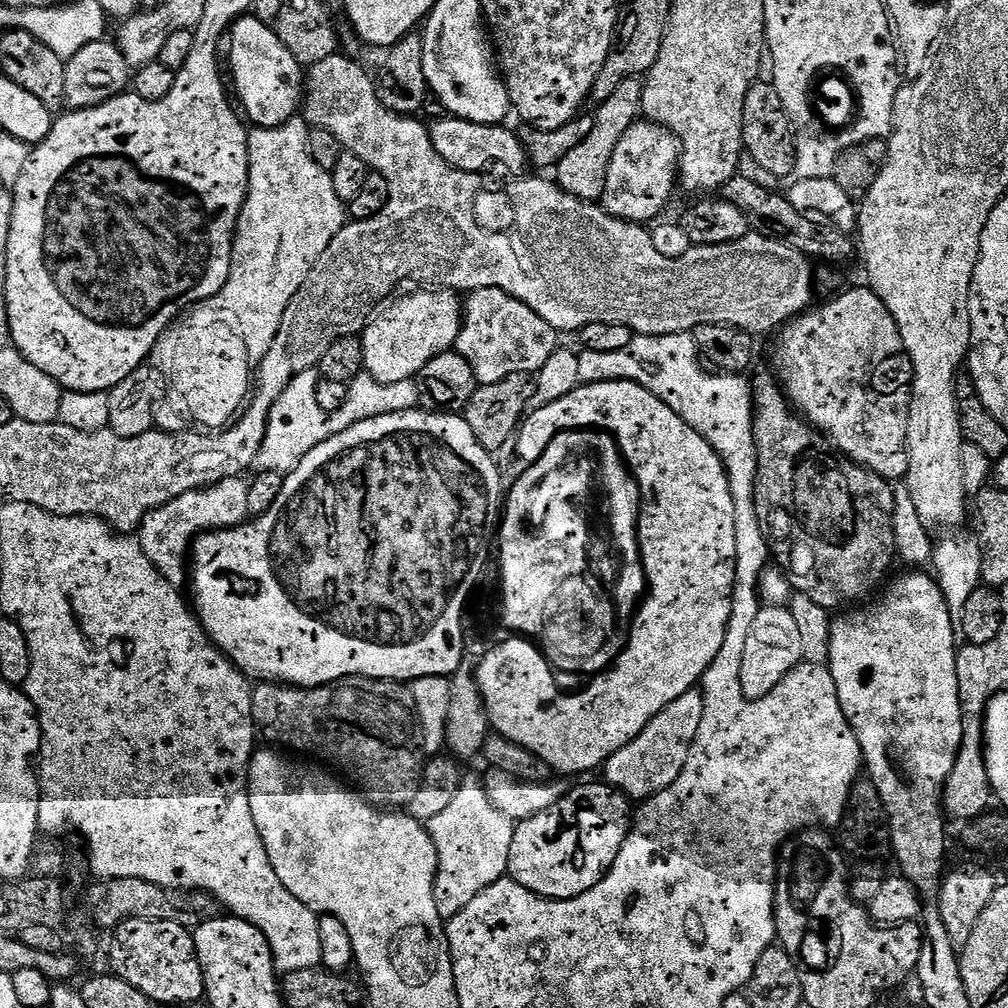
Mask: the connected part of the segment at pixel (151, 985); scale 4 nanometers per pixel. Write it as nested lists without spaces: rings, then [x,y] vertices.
[[[127,920],[117,926],[111,936],[112,945],[108,948],[108,956],[112,959],[111,971],[130,982],[130,986],[134,986],[134,990],[138,990],[147,1000],[160,1005],[196,1004],[205,999],[204,975],[196,949],[196,938],[189,929],[178,926],[178,922]]]

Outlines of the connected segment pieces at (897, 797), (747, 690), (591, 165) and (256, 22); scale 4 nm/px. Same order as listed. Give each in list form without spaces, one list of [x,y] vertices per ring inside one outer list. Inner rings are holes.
[[[908,570],[905,576],[900,576],[892,585],[889,583],[883,589],[881,600],[873,599],[873,604],[865,603],[865,608],[845,611],[845,616],[837,615],[832,621],[830,630],[830,654],[826,667],[832,671],[834,686],[838,690],[838,702],[842,706],[842,714],[850,722],[854,734],[858,738],[863,767],[867,779],[874,782],[878,794],[884,803],[884,815],[888,825],[888,833],[892,836],[892,856],[898,867],[899,875],[904,876],[915,886],[921,897],[935,897],[940,890],[940,882],[945,875],[944,855],[948,852],[948,840],[944,837],[944,820],[946,814],[942,809],[944,784],[948,781],[950,770],[954,770],[954,762],[958,758],[958,750],[962,746],[962,702],[958,698],[958,670],[956,669],[956,654],[958,651],[958,628],[954,623],[954,614],[949,611],[948,603],[940,590],[939,584],[924,570]]]
[[[787,606],[761,607],[756,613],[754,622],[750,622],[750,634],[746,634],[746,642],[742,646],[740,681],[742,682],[744,697],[747,700],[757,700],[770,694],[770,690],[774,690],[774,686],[778,686],[778,682],[782,682],[782,678],[786,678],[786,674],[793,672],[803,660],[802,641],[798,626],[794,622],[794,614],[790,614]]]
[[[639,79],[627,80],[606,98],[595,109],[592,121],[594,130],[586,134],[586,138],[562,162],[554,169],[555,183],[559,184],[562,190],[566,190],[579,200],[599,201],[600,195],[606,190],[606,170],[610,166],[610,158],[614,158],[614,149],[618,142],[622,142],[622,134],[630,130],[630,126],[641,119],[642,94],[644,93],[643,83]],[[556,175],[556,176],[555,176]]]
[[[256,14],[241,16],[232,24],[226,52],[227,48],[228,60],[232,63],[232,80],[236,83],[235,99],[238,104],[240,99],[239,107],[242,112],[244,107],[243,115],[249,125],[257,128],[282,126],[301,111],[305,69],[296,61],[294,54],[286,50],[271,23],[263,24]]]

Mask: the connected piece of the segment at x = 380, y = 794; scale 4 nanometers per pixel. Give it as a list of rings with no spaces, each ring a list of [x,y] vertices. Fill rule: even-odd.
[[[350,676],[335,684],[318,688],[297,688],[279,682],[260,682],[252,689],[252,717],[256,731],[272,742],[289,744],[296,752],[328,759],[333,769],[349,772],[361,784],[369,804],[396,810],[414,797],[420,784],[422,741],[418,731],[416,703],[403,683],[395,680],[372,680],[368,676]]]

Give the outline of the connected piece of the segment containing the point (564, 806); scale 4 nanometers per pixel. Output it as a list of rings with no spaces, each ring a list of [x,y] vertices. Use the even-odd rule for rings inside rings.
[[[606,782],[600,784],[579,784],[577,783],[567,794],[558,802],[554,802],[554,806],[550,806],[550,810],[542,810],[542,814],[534,814],[534,818],[526,818],[519,821],[513,827],[512,841],[510,842],[510,862],[508,863],[508,876],[516,880],[522,886],[526,886],[526,890],[530,890],[534,896],[542,896],[546,900],[572,900],[576,896],[581,896],[586,890],[593,888],[600,881],[604,873],[610,870],[610,866],[614,862],[614,858],[618,858],[618,850],[622,850],[622,846],[628,837],[628,829],[630,827],[630,801],[623,792],[619,792],[617,788],[612,788]]]

